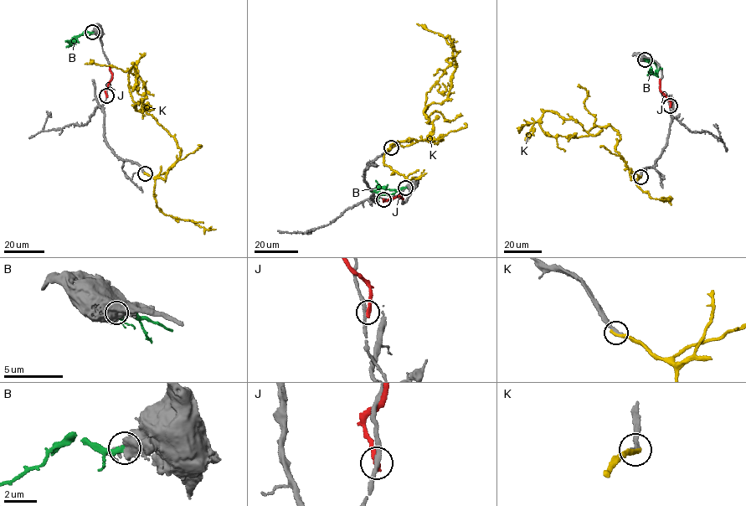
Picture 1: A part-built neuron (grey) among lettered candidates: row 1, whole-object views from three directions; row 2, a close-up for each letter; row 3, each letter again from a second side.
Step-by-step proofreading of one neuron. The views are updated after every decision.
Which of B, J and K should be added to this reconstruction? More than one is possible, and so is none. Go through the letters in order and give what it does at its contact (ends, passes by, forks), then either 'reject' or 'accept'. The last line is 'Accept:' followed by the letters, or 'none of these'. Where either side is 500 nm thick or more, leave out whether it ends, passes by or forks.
B: it ends; reject
J: it ends; reject
K: it ends; reject
Accept: none of these

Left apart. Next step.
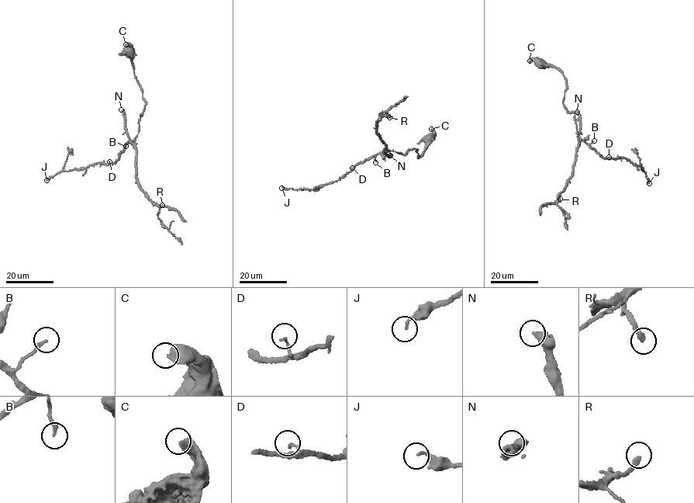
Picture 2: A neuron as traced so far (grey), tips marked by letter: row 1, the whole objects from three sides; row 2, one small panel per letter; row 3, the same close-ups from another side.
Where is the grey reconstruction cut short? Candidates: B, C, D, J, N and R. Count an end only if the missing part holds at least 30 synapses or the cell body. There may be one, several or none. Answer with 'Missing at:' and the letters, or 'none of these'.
Missing at: N, R

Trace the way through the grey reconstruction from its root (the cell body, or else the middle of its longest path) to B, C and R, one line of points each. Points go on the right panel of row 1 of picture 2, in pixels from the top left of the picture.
B: (541, 64), (551, 65), (562, 73), (567, 84), (564, 106), (574, 113), (579, 140), (589, 144), (594, 140)
C: (541, 64), (529, 60)
R: (541, 64), (556, 67), (565, 78), (564, 106), (574, 113), (580, 139), (572, 176), (556, 201), (560, 199)

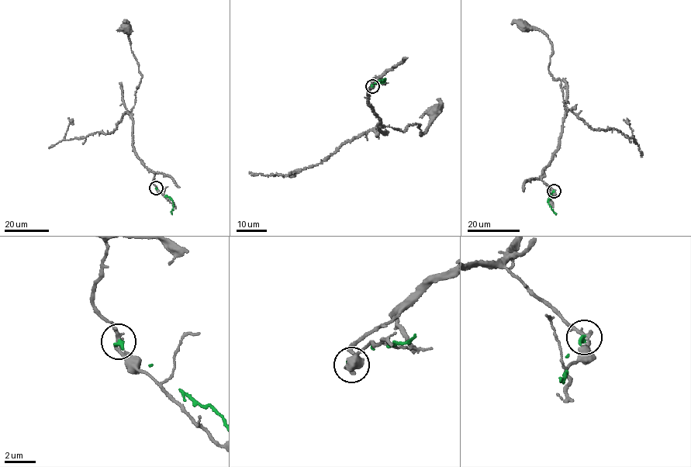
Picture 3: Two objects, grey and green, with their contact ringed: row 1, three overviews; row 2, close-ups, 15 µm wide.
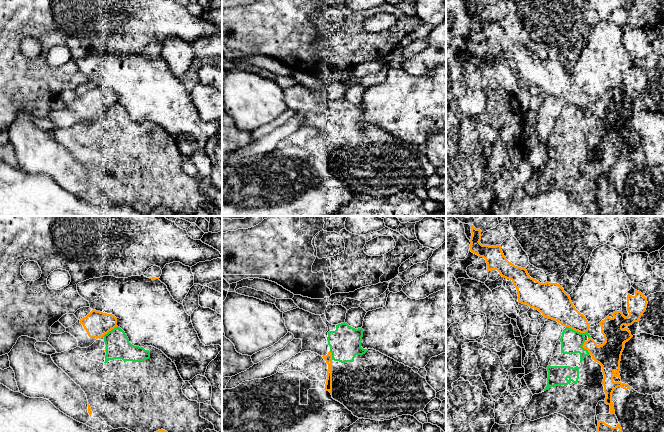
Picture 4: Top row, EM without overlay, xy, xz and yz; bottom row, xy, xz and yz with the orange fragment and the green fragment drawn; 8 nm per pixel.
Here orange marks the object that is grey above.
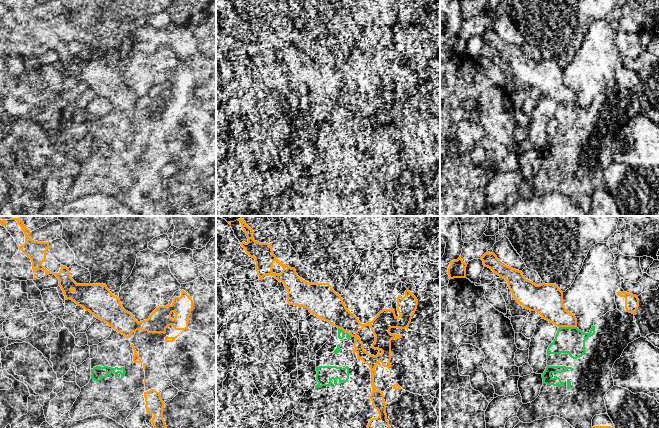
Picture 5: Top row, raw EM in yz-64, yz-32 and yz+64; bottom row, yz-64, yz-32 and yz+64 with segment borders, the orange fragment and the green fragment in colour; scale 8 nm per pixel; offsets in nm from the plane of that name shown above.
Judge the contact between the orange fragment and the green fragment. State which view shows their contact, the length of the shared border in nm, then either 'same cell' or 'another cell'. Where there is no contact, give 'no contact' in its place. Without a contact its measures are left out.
yz | 180 nm | another cell

